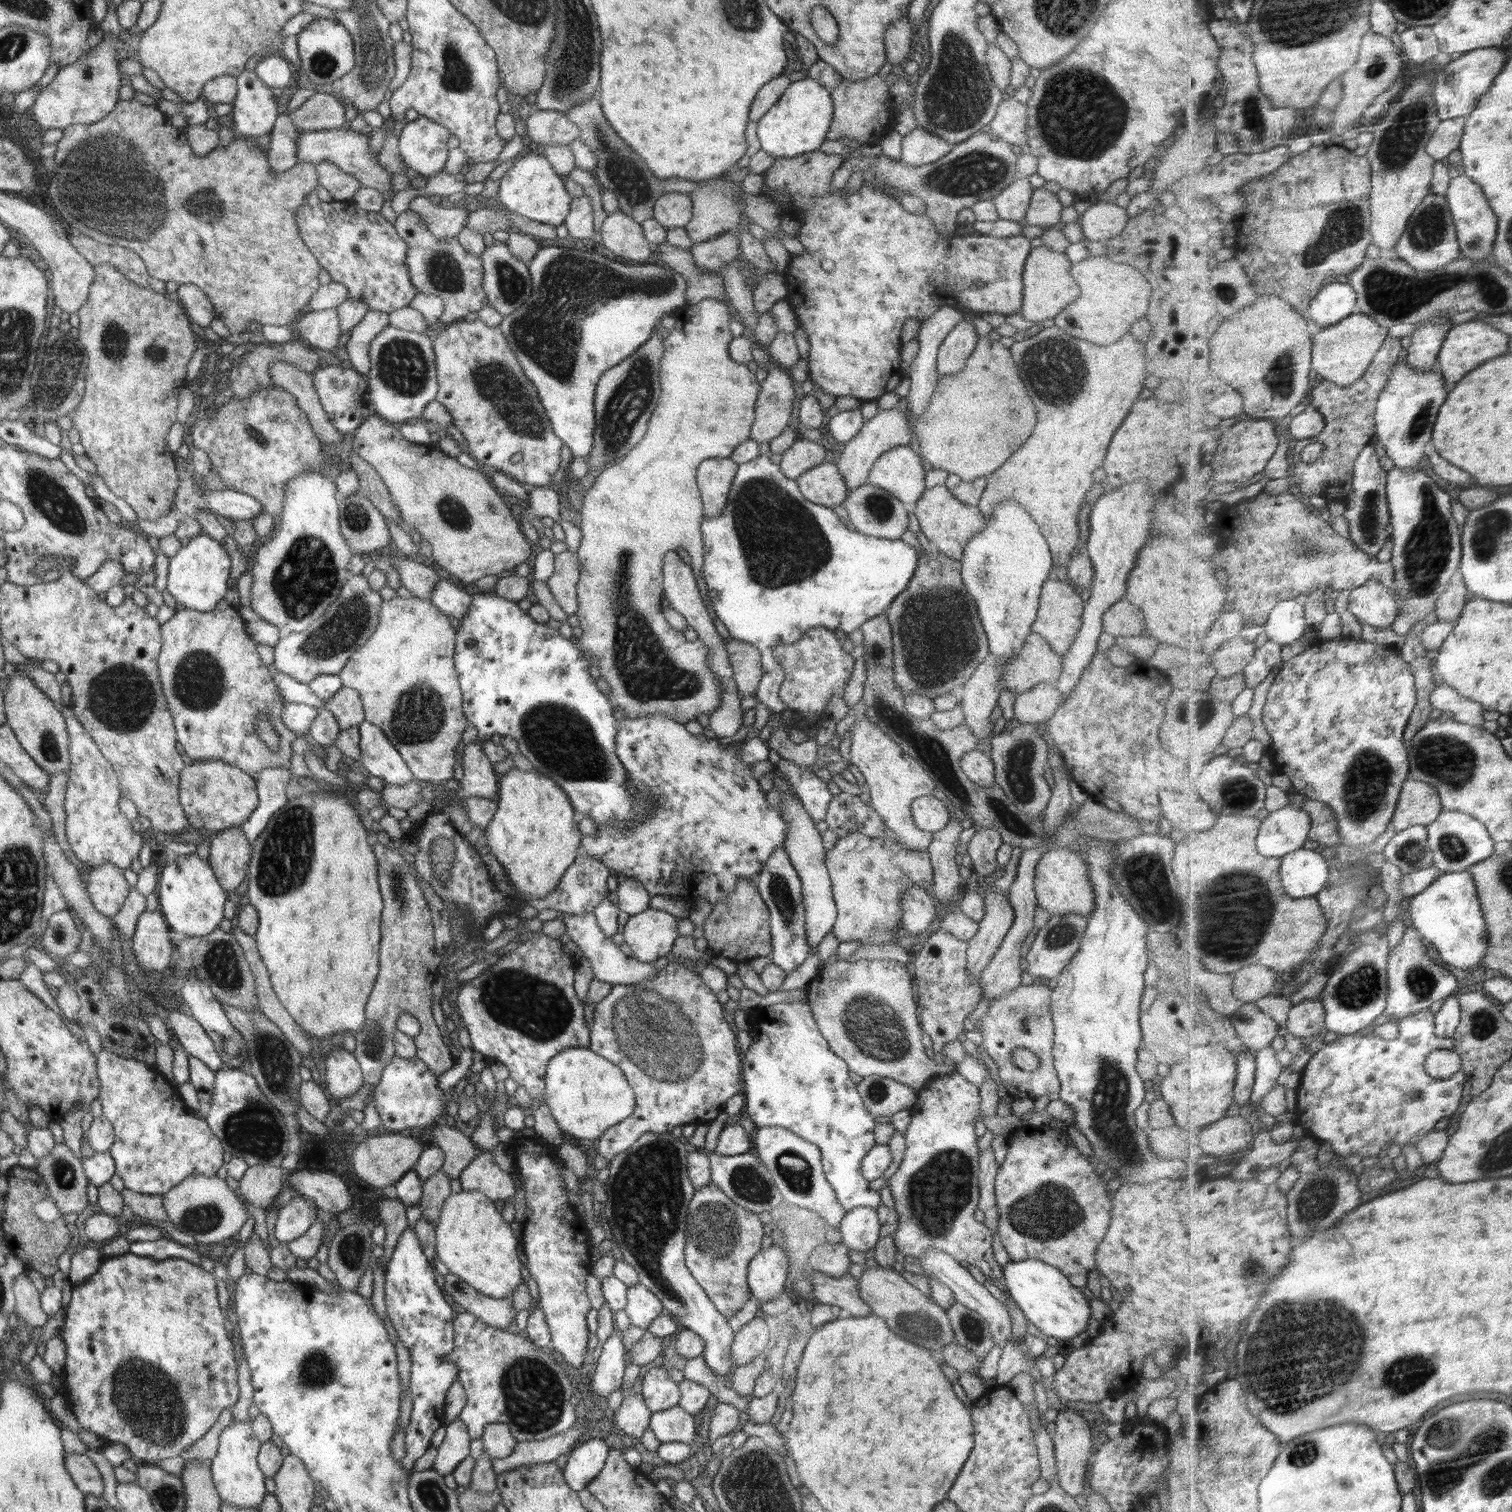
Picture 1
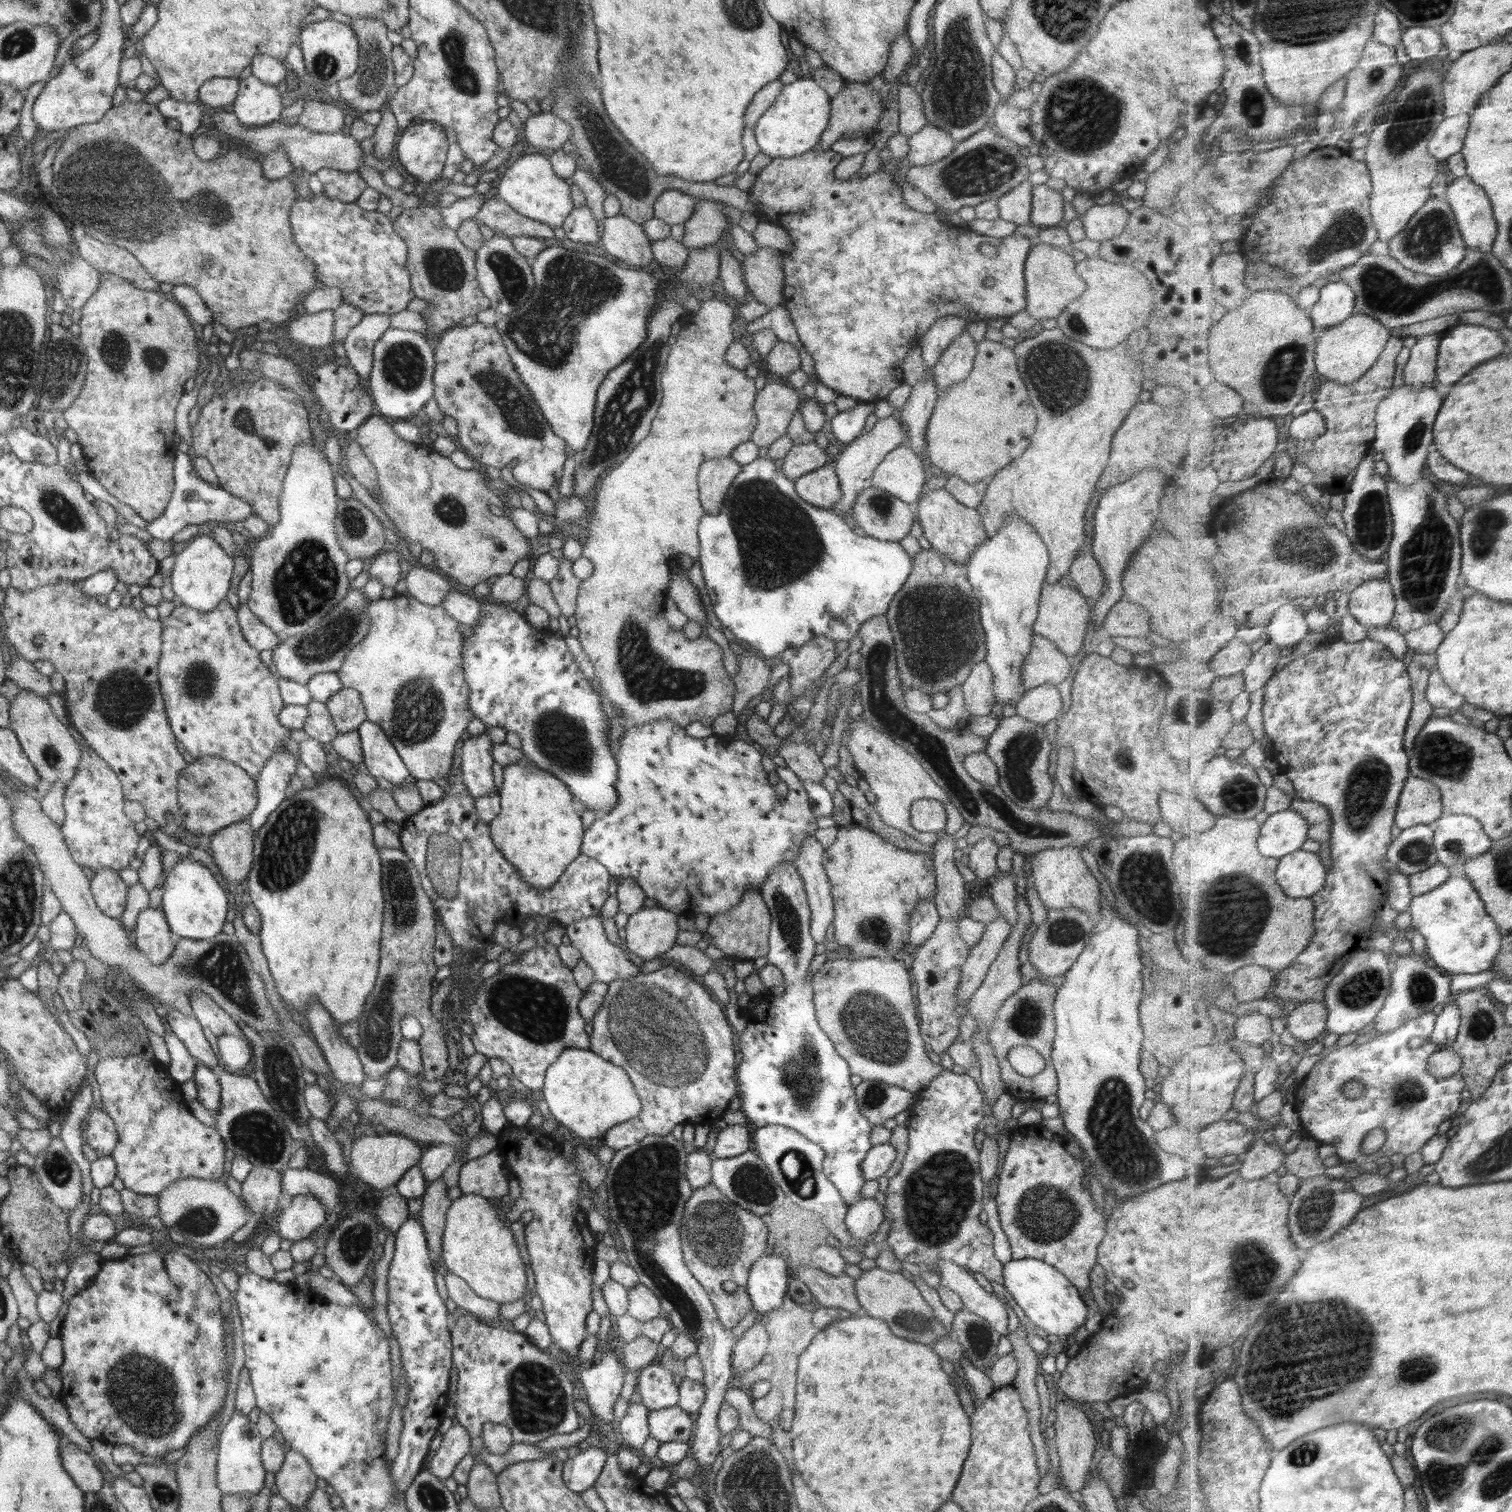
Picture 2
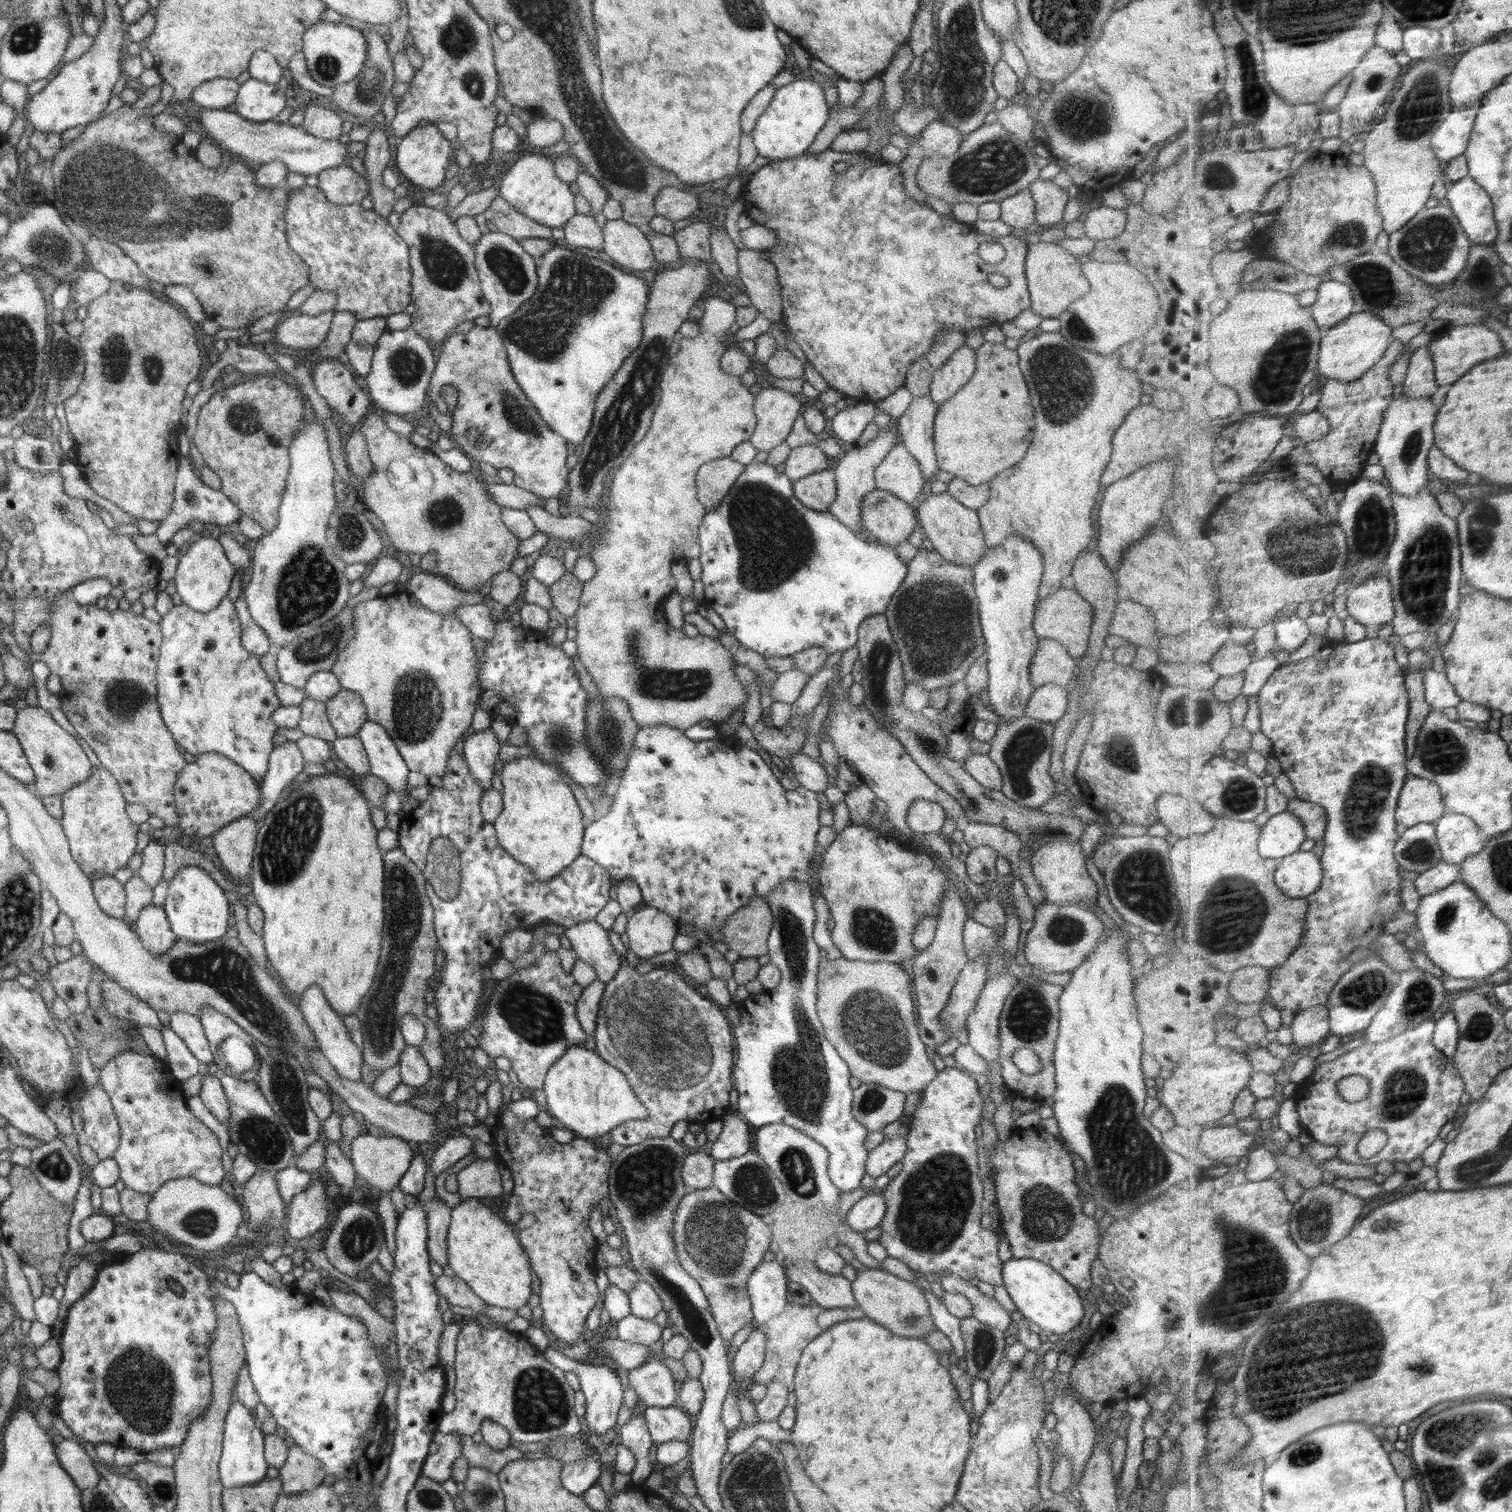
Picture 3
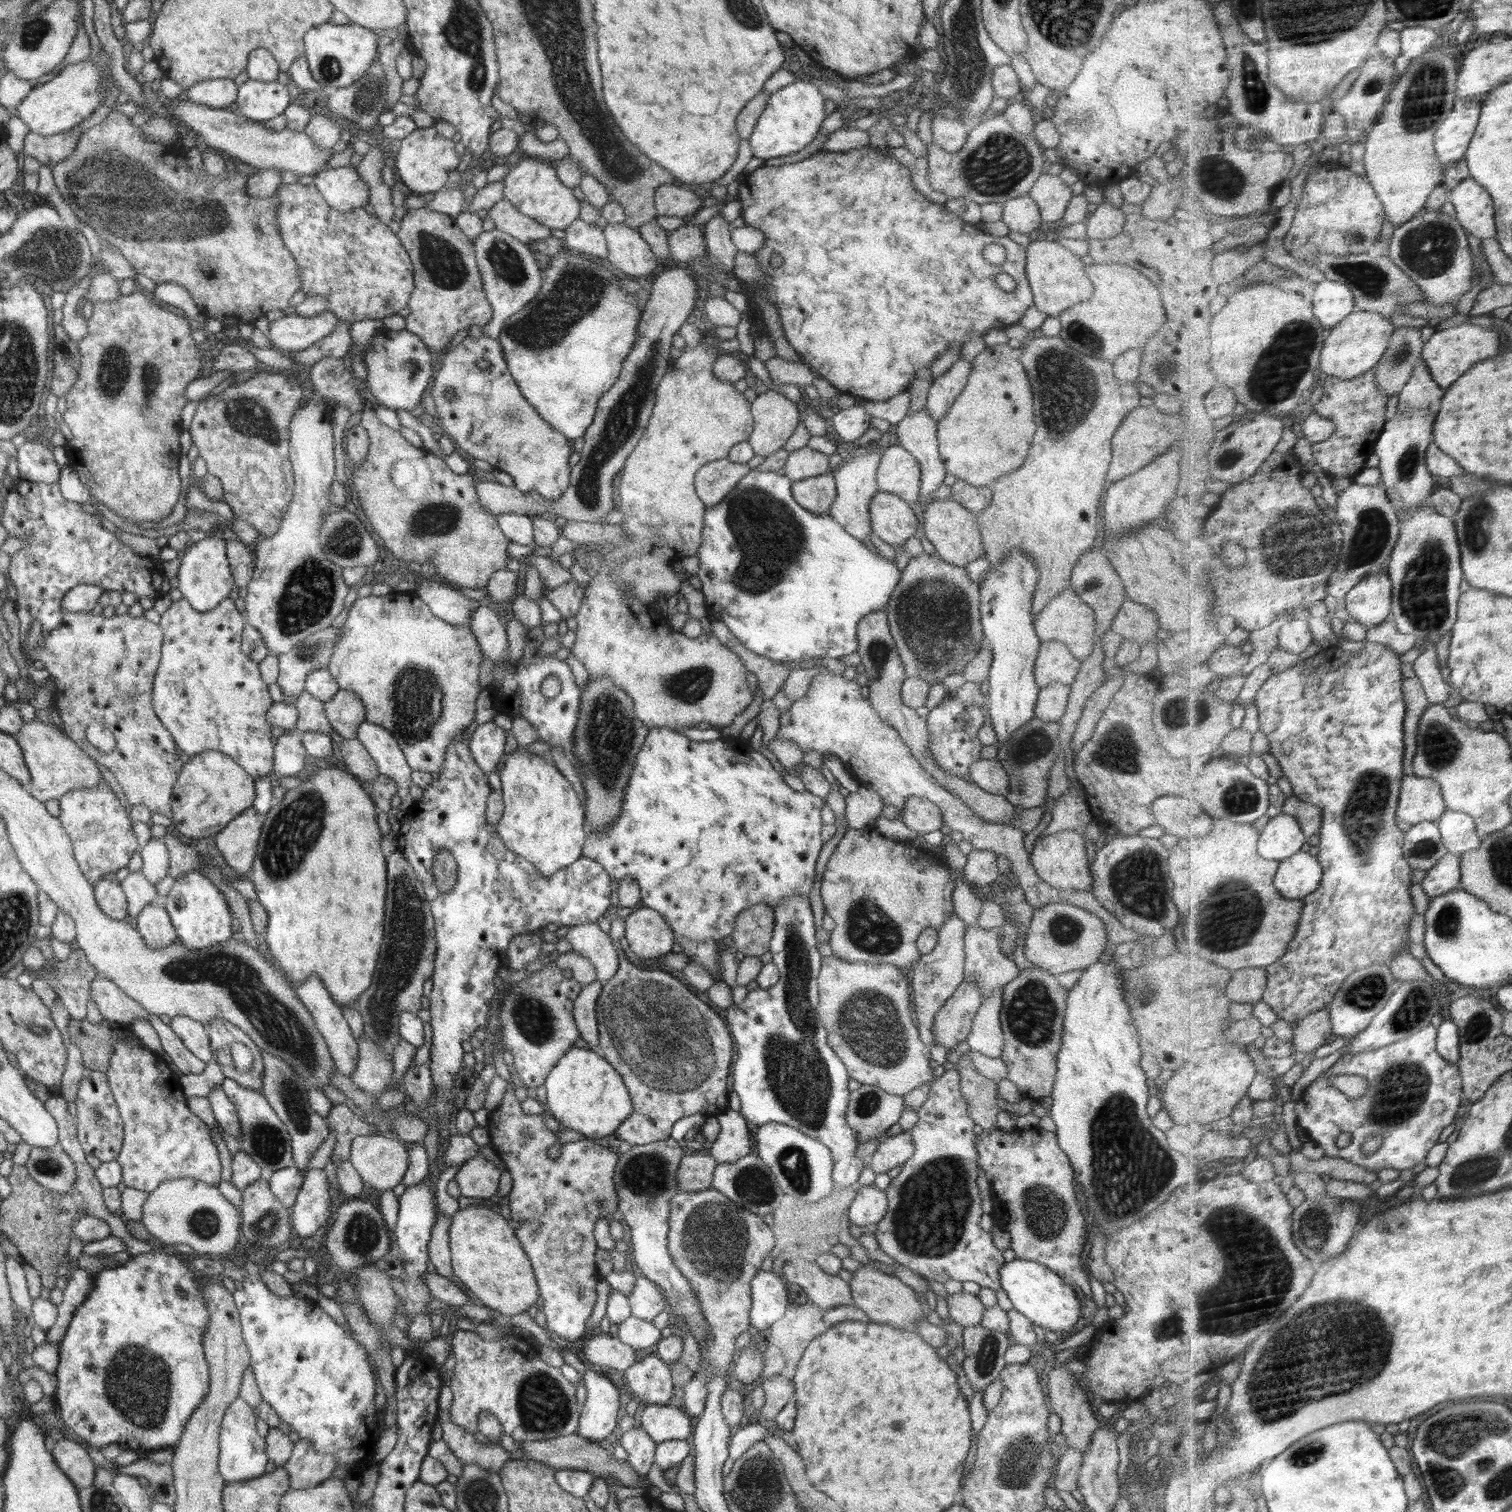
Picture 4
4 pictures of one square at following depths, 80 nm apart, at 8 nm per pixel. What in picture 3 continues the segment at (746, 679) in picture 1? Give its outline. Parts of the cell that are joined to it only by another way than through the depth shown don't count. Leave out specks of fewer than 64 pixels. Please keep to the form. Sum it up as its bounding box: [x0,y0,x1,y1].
[575,296,757,731]

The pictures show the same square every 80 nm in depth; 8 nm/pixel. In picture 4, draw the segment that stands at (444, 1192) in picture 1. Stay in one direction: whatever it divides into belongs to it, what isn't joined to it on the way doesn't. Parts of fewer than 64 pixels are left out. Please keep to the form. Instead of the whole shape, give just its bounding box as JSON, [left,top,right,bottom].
[428,1209,454,1280]

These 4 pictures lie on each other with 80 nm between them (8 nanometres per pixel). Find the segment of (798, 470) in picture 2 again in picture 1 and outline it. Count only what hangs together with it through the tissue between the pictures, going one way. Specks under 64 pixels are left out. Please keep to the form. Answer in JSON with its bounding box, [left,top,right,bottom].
[779,438,826,480]

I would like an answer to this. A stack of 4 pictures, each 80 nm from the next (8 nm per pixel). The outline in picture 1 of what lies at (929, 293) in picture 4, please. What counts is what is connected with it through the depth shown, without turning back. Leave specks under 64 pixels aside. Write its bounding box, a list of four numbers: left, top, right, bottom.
[763,150,1031,402]

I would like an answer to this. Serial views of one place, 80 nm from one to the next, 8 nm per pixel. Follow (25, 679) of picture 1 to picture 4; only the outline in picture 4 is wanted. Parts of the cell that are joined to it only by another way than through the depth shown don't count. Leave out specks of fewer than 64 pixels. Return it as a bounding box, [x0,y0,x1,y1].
[17,718,103,802]

